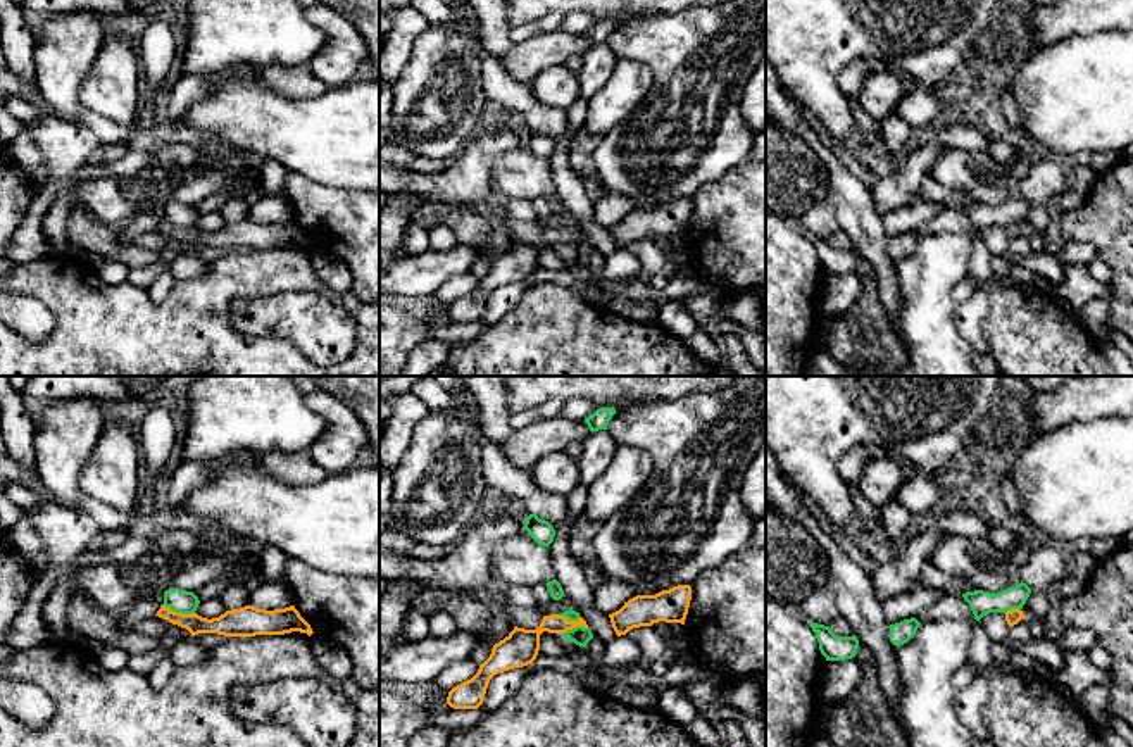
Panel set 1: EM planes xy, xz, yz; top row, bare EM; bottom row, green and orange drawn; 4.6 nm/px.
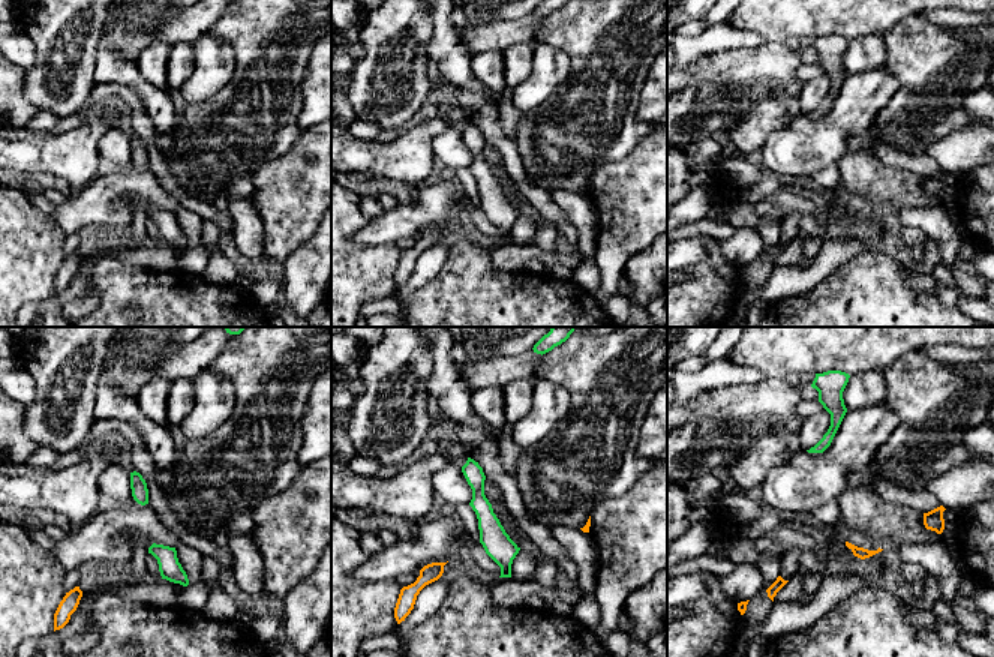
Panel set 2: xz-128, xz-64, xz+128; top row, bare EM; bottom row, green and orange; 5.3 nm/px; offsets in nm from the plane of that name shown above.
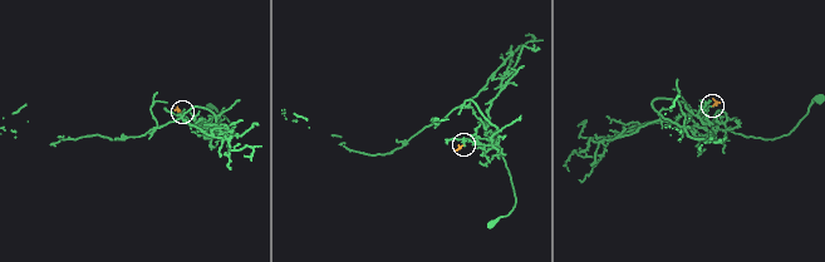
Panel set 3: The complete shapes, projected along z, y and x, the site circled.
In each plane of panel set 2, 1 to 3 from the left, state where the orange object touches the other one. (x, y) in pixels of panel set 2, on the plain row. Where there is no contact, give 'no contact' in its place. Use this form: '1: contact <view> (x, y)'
1: no contact
2: no contact
3: no contact

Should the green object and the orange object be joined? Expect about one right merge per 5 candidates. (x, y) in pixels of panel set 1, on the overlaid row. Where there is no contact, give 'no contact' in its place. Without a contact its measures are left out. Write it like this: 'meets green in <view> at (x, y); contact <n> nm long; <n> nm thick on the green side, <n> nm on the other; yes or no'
meets green in xy at (178, 611); contact 160 nm long; 110 nm thick on the green side, 120 nm on the other; no

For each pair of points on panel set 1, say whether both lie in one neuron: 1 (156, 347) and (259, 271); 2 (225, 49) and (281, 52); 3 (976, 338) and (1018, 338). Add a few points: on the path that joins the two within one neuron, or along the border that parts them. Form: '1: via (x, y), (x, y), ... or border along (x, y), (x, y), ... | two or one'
1: via (181, 326), (233, 276) | one
2: via (238, 49), (268, 49) | one
3: border along (989, 299), (982, 335), (992, 354) | two

